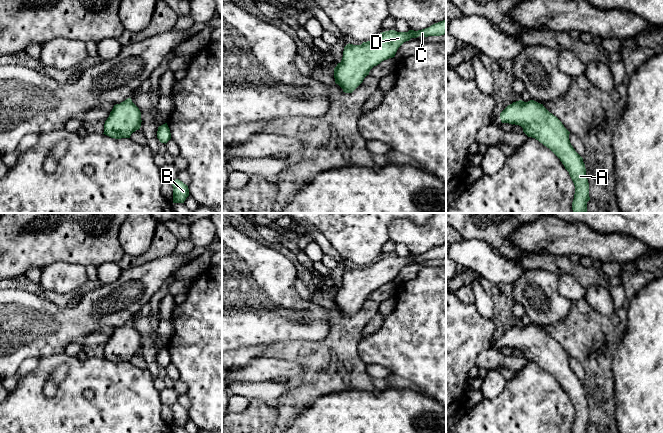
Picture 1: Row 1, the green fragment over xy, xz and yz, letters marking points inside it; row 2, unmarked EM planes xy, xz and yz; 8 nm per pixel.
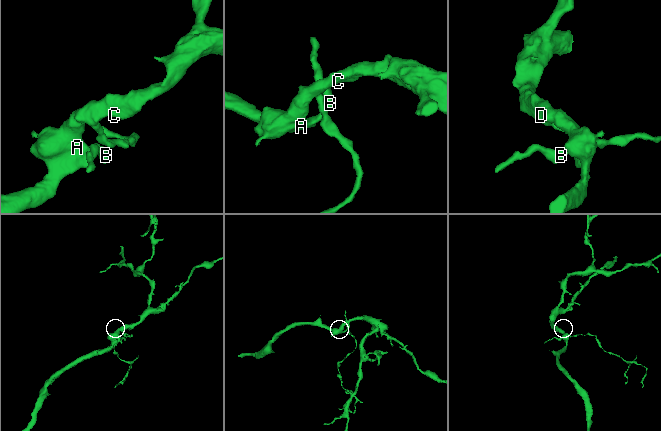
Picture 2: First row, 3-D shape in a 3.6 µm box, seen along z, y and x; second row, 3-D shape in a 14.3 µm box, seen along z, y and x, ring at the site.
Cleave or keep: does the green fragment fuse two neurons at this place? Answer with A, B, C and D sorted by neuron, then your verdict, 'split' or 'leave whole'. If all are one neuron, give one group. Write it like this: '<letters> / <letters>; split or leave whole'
A B C D; leave whole

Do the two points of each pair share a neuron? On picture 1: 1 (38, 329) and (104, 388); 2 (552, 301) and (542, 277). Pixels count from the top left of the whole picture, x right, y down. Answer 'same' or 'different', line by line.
1: different
2: same

